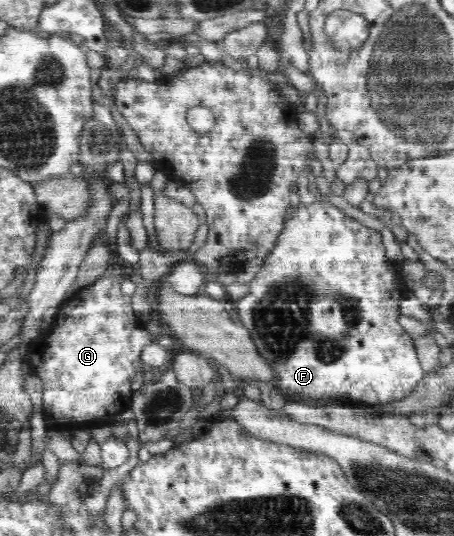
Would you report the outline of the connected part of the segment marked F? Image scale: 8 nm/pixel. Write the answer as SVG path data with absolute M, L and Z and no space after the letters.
M324 199L315 201L304 206L299 203L299 207L293 212L289 207L285 215L285 223L281 229L279 237L273 250L265 257L263 265L250 281L250 292L244 297L235 301L235 307L241 318L241 323L249 330L251 339L265 361L272 365L276 371L276 378L273 381L285 395L297 397L297 399L339 399L348 397L353 402L362 401L369 405L386 404L405 399L415 389L417 383L425 377L426 373L421 368L419 357L415 351L414 338L407 334L405 329L399 325L398 319L399 301L403 301L407 295L412 293L407 286L407 280L402 276L398 264L389 261L386 257L386 249L381 242L380 232L375 232L371 228L363 226L359 221L349 218L347 214L341 212Z

